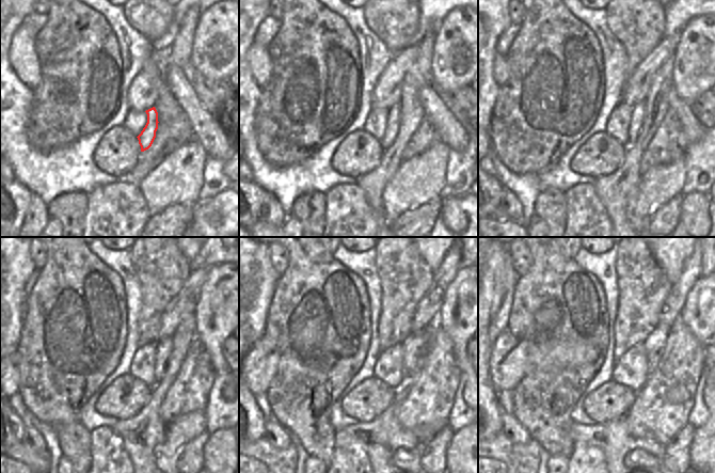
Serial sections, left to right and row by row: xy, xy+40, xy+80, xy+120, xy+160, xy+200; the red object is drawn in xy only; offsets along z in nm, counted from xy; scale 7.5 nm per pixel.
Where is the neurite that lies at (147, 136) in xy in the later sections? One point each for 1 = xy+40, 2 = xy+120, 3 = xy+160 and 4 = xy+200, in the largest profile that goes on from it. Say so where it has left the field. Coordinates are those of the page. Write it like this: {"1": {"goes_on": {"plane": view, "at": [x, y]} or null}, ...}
{"1": {"goes_on": {"plane": "xy+40", "at": [394, 120]}}, "2": {"goes_on": {"plane": "xy+120", "at": [163, 347]}}, "3": {"goes_on": {"plane": "xy+160", "at": [414, 346]}}, "4": {"goes_on": {"plane": "xy+200", "at": [655, 345]}}}

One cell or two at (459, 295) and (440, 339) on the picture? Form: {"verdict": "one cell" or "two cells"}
{"verdict": "two cells"}

